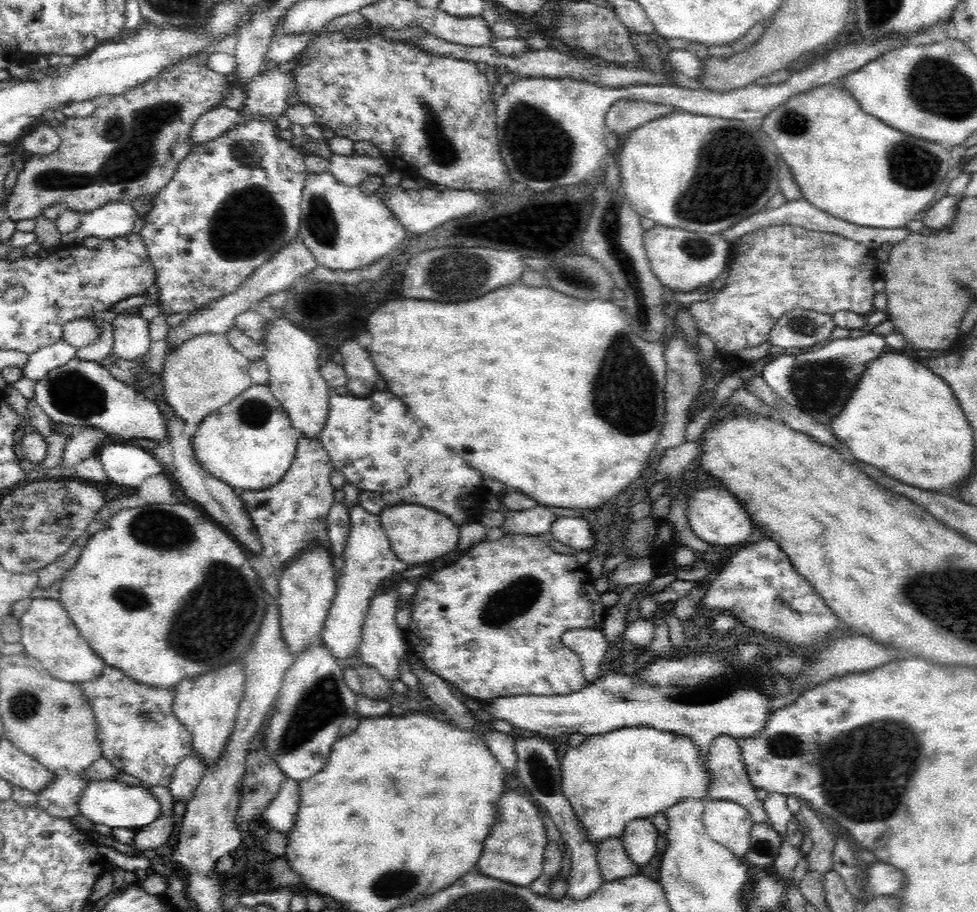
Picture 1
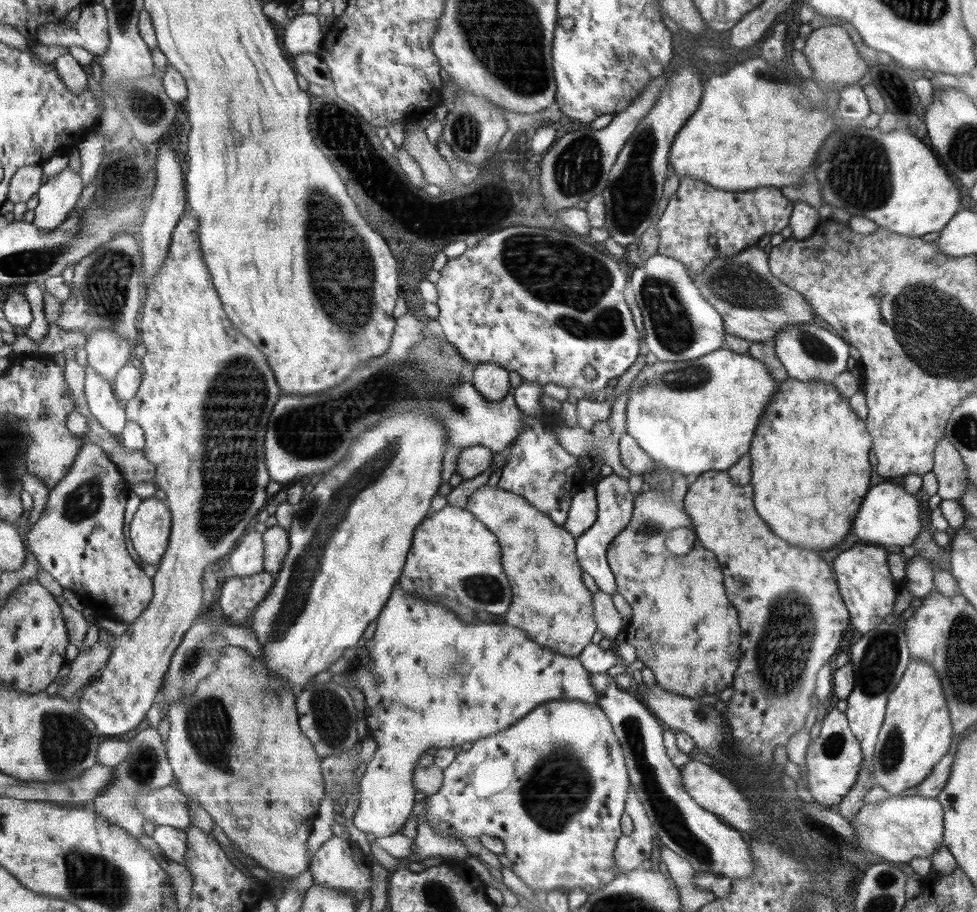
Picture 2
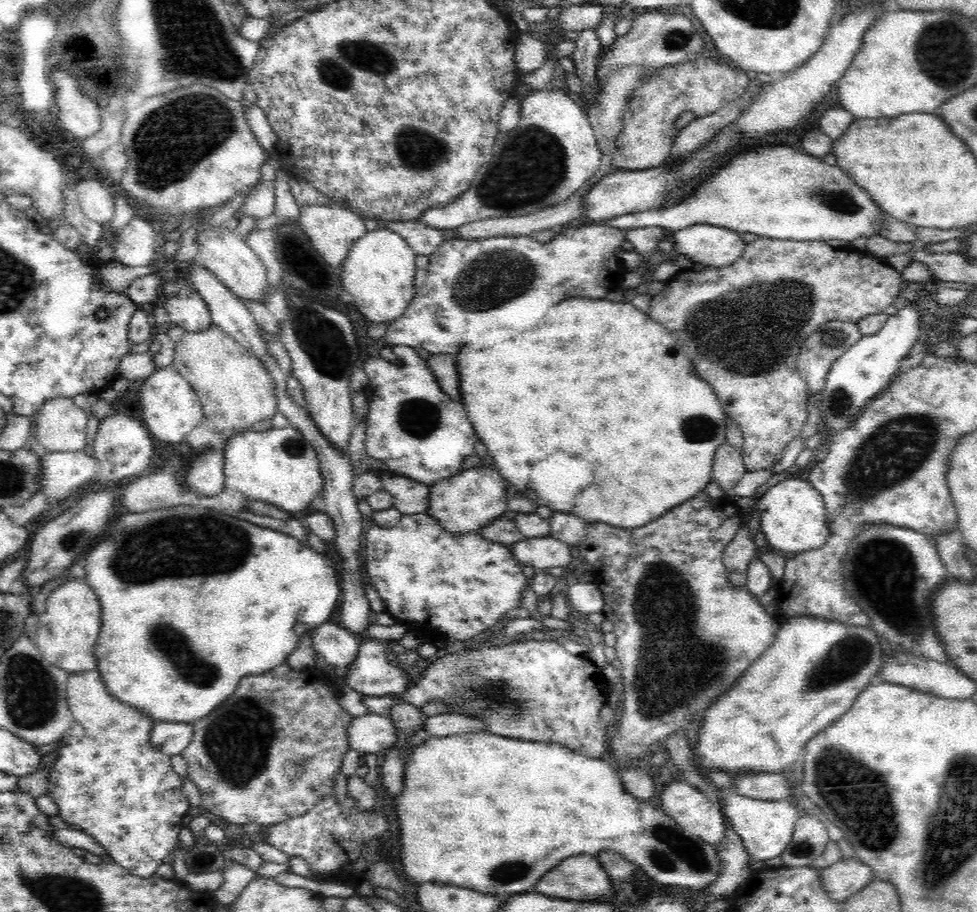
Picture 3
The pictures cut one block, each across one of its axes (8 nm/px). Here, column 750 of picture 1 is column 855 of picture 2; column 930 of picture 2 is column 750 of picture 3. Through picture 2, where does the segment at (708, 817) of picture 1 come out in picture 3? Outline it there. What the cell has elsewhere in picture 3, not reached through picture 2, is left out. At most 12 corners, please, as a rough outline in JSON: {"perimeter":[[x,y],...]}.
{"perimeter":[[725,789],[721,812],[752,860],[776,858],[799,816],[790,800]]}

